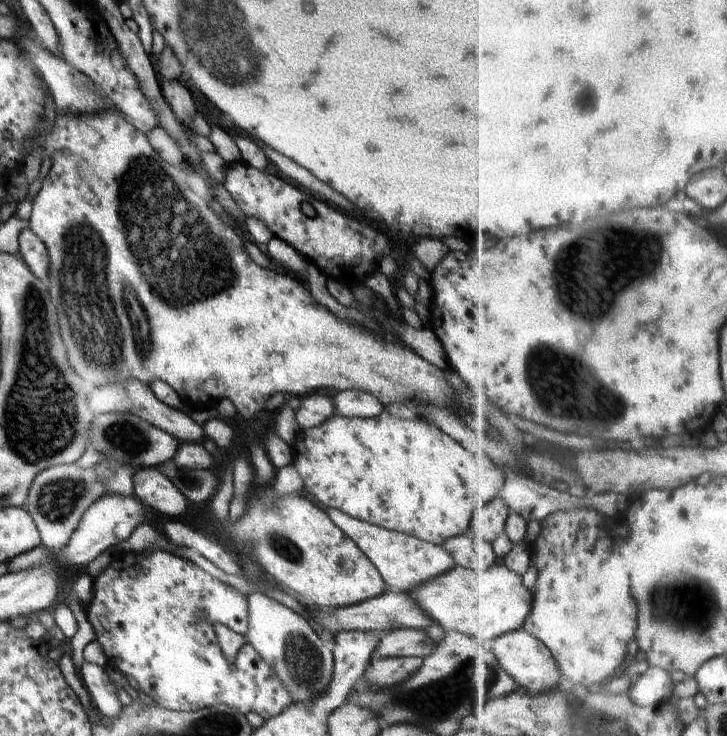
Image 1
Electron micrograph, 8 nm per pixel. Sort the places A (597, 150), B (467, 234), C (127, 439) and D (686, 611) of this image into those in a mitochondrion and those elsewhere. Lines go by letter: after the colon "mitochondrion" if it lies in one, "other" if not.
A: other
B: other
C: mitochondrion
D: mitochondrion

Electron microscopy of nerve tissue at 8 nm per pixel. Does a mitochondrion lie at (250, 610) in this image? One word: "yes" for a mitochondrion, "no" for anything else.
no

